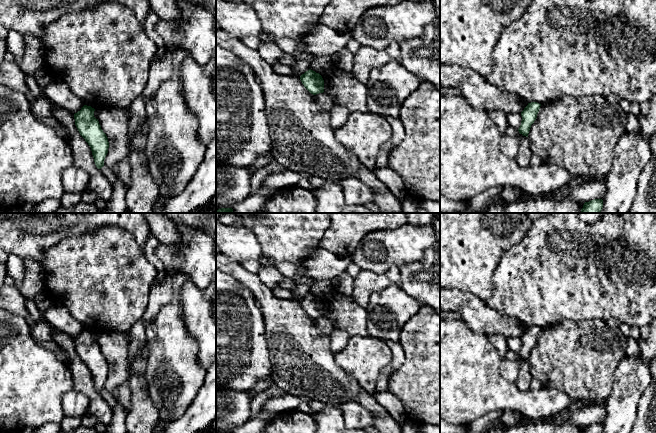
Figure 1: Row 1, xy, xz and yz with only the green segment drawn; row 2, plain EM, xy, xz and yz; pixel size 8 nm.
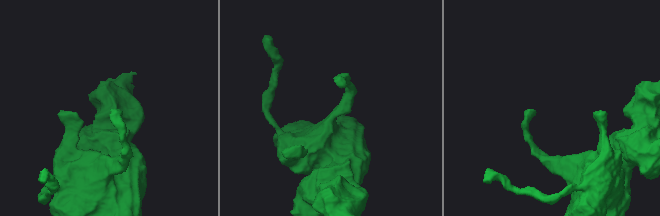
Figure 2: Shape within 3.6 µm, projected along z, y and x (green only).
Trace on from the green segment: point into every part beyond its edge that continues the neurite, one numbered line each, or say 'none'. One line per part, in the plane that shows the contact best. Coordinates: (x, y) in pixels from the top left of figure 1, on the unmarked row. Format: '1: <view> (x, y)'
none

